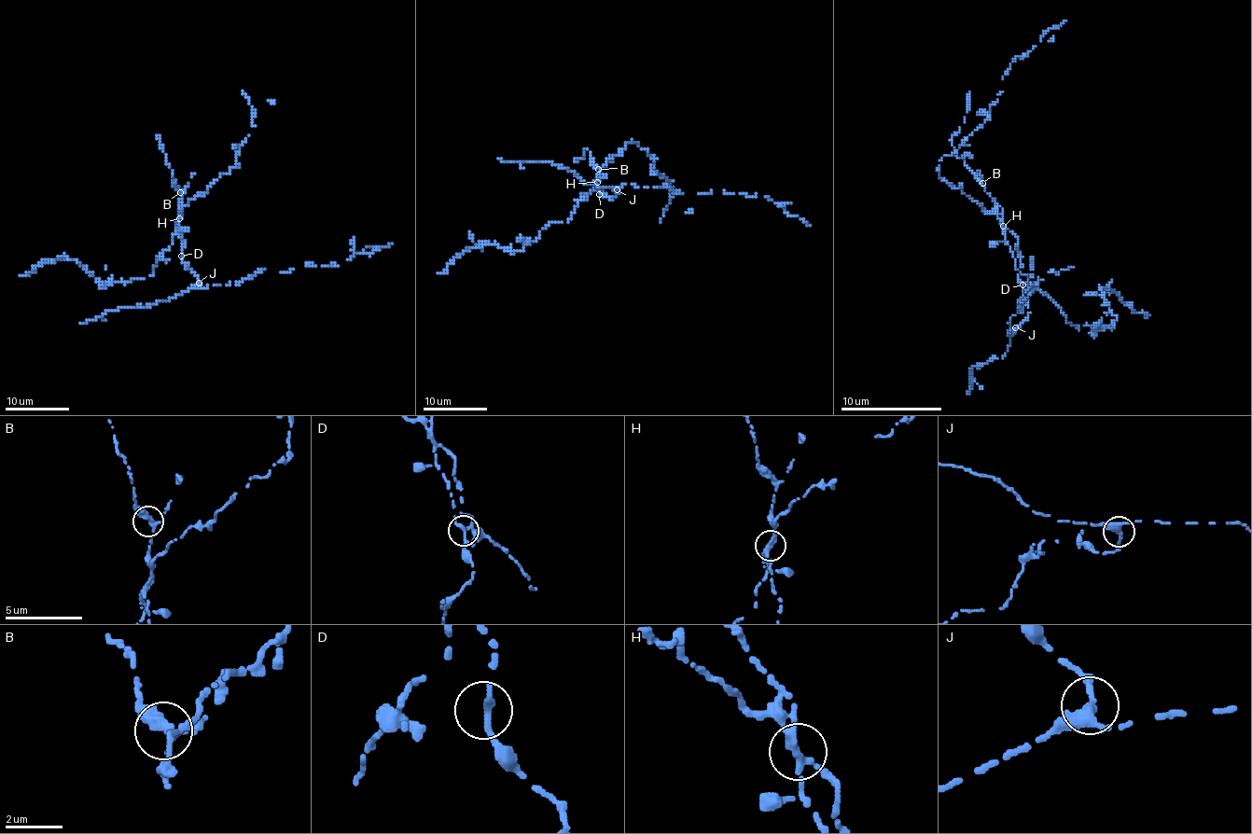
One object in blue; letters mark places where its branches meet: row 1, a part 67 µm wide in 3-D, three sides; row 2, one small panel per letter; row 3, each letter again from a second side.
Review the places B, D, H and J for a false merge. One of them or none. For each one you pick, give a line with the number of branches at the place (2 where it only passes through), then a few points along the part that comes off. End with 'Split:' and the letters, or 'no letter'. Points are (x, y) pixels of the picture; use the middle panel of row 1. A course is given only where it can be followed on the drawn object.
H: Branches: 3. Course of the part to remove: (598, 182), (596, 191), (587, 193), (567, 221), (551, 221), (520, 252), (511, 253), (479, 242), (438, 274)
Split: H

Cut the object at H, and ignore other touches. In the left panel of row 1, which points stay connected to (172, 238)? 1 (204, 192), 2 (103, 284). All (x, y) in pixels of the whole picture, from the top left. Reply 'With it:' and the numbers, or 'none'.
With it: 1, 2

